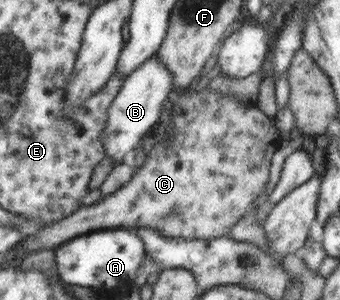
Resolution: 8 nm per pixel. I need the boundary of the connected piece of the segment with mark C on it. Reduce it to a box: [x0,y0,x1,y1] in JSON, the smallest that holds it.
[16,88,280,258]

